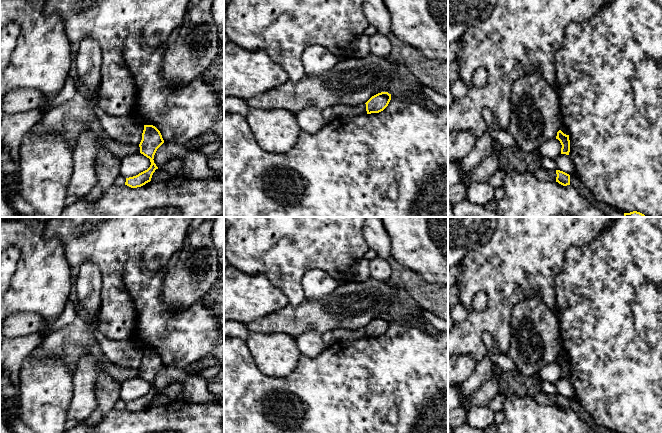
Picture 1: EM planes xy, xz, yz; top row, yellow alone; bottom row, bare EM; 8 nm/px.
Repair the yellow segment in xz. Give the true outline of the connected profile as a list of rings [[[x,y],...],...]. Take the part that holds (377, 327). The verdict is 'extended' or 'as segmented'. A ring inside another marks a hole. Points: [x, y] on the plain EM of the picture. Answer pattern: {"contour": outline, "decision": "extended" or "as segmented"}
{"contour": [[[381,316],[372,320],[365,328],[367,338],[379,337],[383,335],[391,324],[391,318],[388,316]]], "decision": "as segmented"}

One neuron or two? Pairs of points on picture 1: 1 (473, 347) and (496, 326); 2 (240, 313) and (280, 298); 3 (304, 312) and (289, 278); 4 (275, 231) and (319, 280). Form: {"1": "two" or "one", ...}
{"1": "one", "2": "one", "3": "two", "4": "two"}

